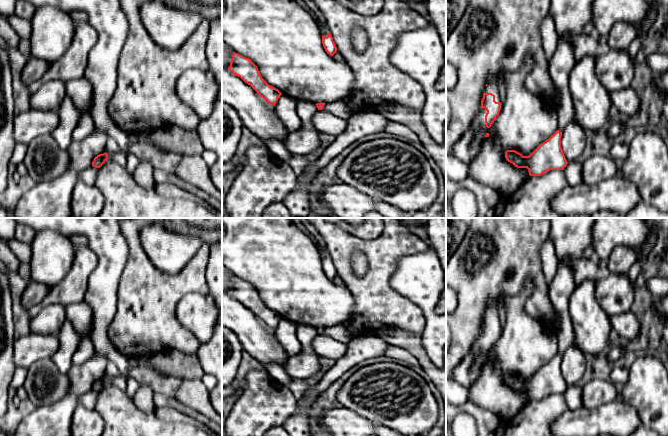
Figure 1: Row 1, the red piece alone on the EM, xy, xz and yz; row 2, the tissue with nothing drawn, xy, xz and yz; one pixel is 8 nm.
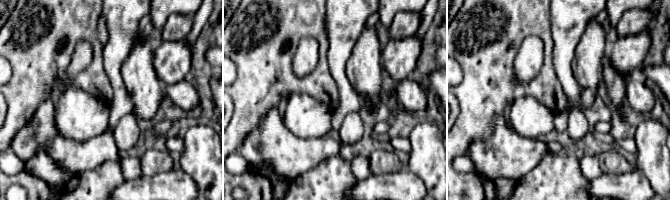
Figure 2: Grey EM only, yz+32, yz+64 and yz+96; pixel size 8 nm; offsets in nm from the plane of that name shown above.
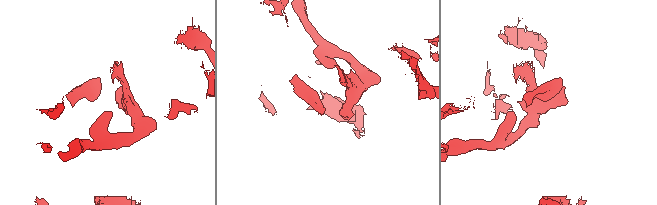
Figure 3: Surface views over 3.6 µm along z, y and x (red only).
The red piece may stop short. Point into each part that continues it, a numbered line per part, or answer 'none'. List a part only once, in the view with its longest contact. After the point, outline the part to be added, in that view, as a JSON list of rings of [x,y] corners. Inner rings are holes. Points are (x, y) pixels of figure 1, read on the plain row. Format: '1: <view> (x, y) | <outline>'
1: yz (466, 372) | [[[481,333],[472,345],[468,354],[453,369],[453,379],[469,388],[477,379],[479,364],[486,359],[488,352],[485,347],[486,333]]]

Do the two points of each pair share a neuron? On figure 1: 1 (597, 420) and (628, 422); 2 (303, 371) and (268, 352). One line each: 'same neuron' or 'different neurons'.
1: same neuron
2: different neurons

